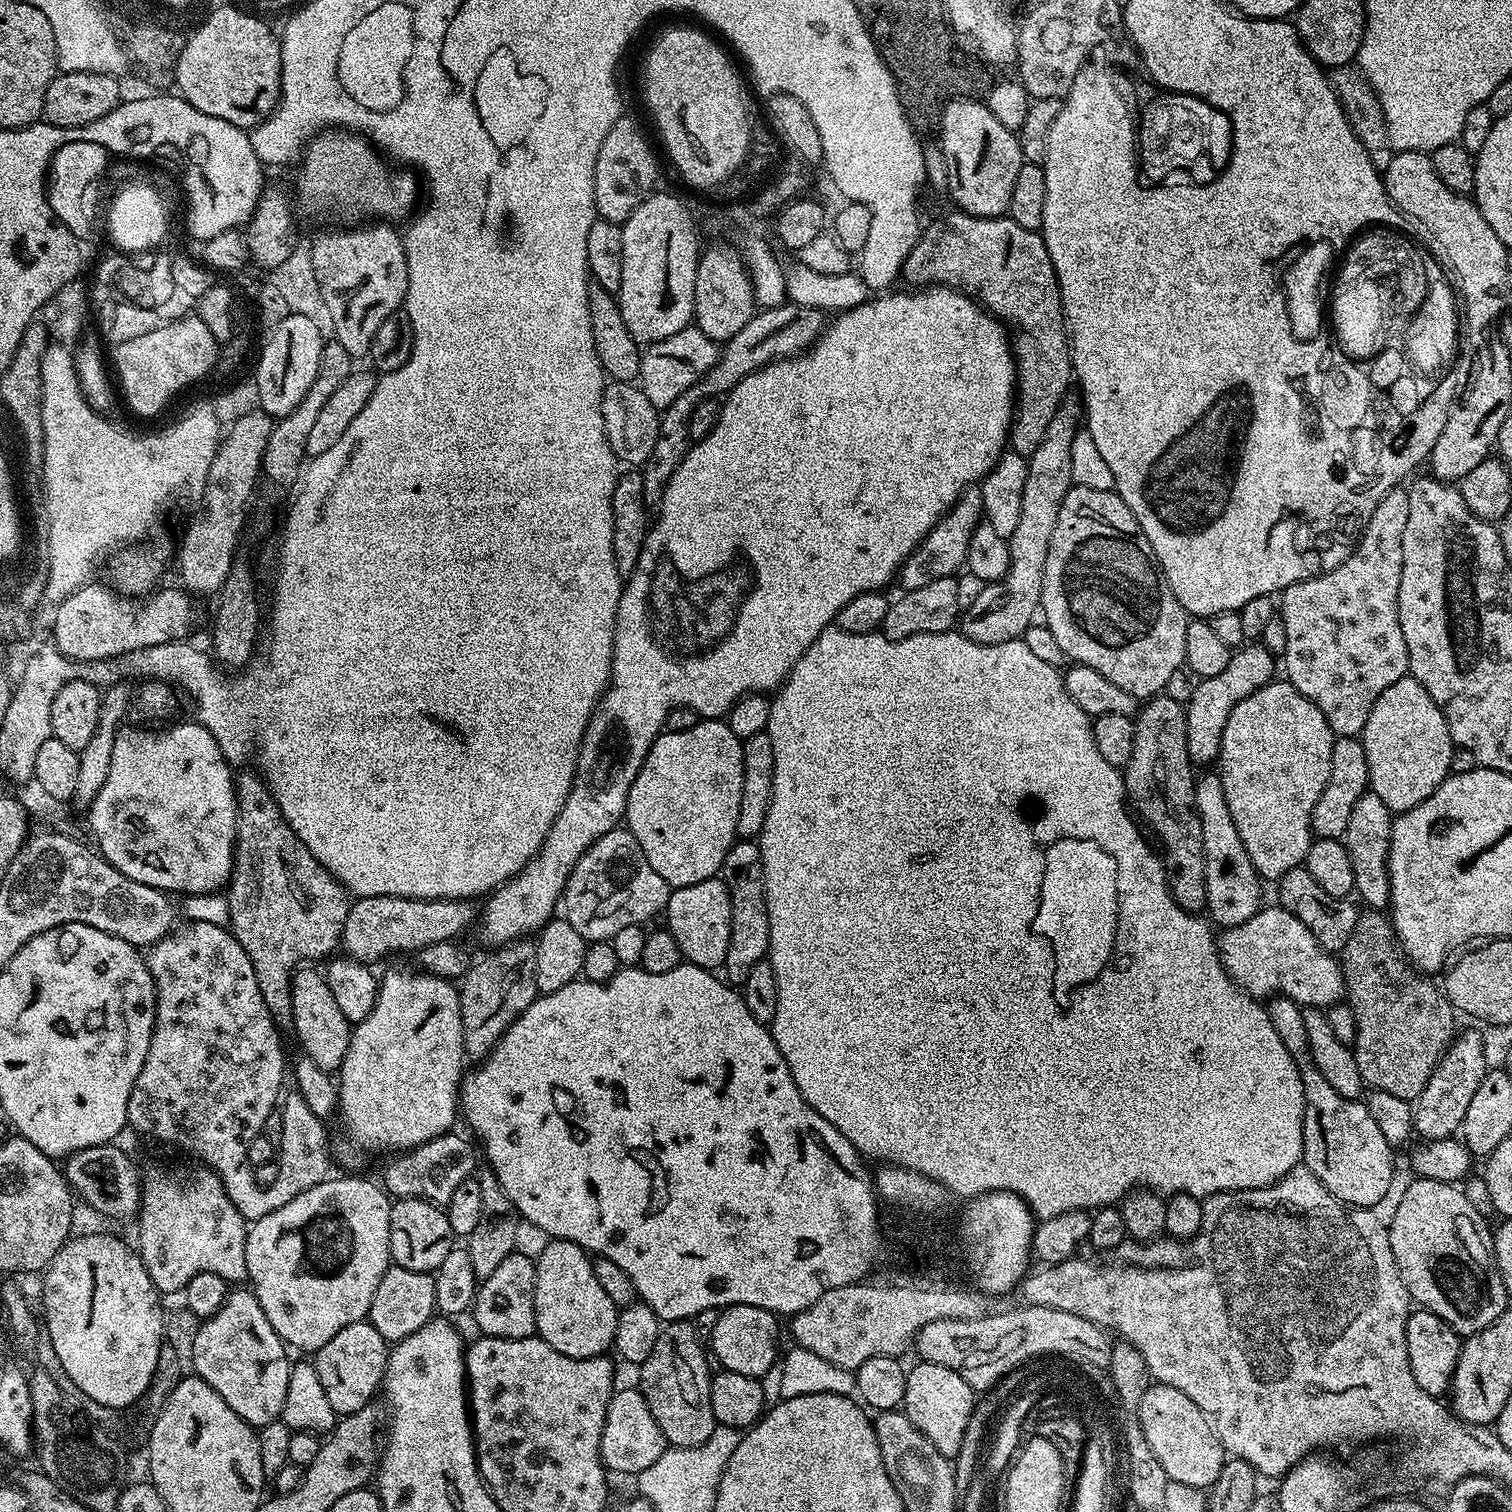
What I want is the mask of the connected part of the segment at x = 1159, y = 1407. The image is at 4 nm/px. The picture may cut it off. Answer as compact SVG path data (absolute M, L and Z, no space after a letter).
M1153 1383L1142 1397L1139 1409L1141 1428L1153 1454L1162 1464L1169 1480L1186 1482L1186 1486L1211 1489L1226 1463L1224 1447L1212 1429L1212 1421L1204 1415L1182 1390Z

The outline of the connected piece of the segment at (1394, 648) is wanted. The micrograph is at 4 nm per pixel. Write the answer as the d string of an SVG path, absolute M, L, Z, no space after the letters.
M1403 487L1392 488L1386 494L1386 498L1382 498L1382 502L1378 502L1374 514L1370 514L1370 518L1366 522L1364 533L1356 541L1352 553L1341 564L1334 566L1334 570L1330 570L1326 574L1303 580L1294 586L1285 588L1278 600L1278 615L1284 619L1286 626L1286 650L1282 657L1283 671L1284 668L1288 671L1286 679L1303 696L1310 698L1310 702L1314 702L1314 706L1318 706L1318 710L1322 710L1326 722L1336 736L1359 737L1366 726L1366 718L1370 718L1370 710L1374 710L1374 702L1378 702L1378 694L1382 694L1382 690L1386 690L1386 686L1394 686L1394 682L1409 675L1406 638L1402 638L1402 626L1398 622L1398 586L1402 578L1402 530L1406 530L1406 517L1408 515L1410 515L1410 498L1407 491Z

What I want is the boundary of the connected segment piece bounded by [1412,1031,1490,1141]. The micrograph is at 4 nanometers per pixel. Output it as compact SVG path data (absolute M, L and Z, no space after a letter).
M1461 1031L1448 1045L1448 1050L1443 1058L1438 1062L1430 1082L1422 1090L1422 1094L1414 1102L1414 1111L1412 1114L1412 1126L1417 1137L1425 1141L1430 1140L1447 1140L1455 1137L1462 1126L1462 1118L1466 1118L1466 1110L1470 1106L1470 1098L1474 1098L1478 1086L1482 1082L1484 1073L1489 1071L1488 1056L1484 1053L1484 1040L1476 1032Z

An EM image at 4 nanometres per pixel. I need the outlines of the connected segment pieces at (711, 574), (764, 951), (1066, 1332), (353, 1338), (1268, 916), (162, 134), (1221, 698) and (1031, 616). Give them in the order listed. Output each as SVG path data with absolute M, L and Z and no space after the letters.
M924 286L919 290L904 290L908 292L896 292L897 290L889 291L887 294L880 294L875 298L869 298L863 304L849 308L846 312L841 312L835 317L836 320L827 325L824 331L820 333L816 343L811 348L800 353L799 356L790 356L787 360L776 360L773 364L767 364L765 368L758 369L757 372L752 372L746 378L742 378L732 387L731 392L723 397L720 404L720 416L716 420L715 426L710 430L710 434L706 434L702 439L695 441L689 447L688 452L682 458L682 462L678 466L678 470L674 470L674 474L668 480L664 492L660 495L658 507L660 513L655 513L654 519L651 521L648 536L644 539L642 546L642 554L638 554L638 562L634 566L634 570L623 581L620 589L620 601L618 602L618 614L616 615L616 629L614 630L614 650L612 651L612 679L608 681L608 688L604 695L600 697L596 711L593 712L590 722L584 731L584 738L580 743L580 753L578 754L578 762L576 763L576 773L574 774L574 782L570 794L566 798L566 802L562 806L562 810L558 814L558 818L554 822L554 826L550 826L548 837L544 840L544 845L540 847L539 852L528 861L528 865L512 877L506 884L500 885L483 901L482 911L478 916L478 928L480 924L480 940L487 946L499 946L502 944L511 944L514 940L531 937L533 934L539 933L540 929L553 919L555 910L561 903L564 895L564 888L568 885L568 879L572 873L572 867L577 864L582 858L582 854L586 854L586 850L598 838L602 838L612 828L617 827L625 819L624 811L626 810L626 802L628 801L628 791L634 782L634 778L638 774L638 770L642 766L642 762L646 758L646 754L650 750L650 746L660 736L660 733L665 731L664 723L666 722L666 714L670 714L670 710L675 708L689 708L694 710L702 718L724 718L727 717L728 711L734 707L738 701L749 694L768 694L773 690L779 689L780 685L787 680L788 675L792 673L792 667L798 662L798 658L802 658L802 654L806 649L812 645L818 638L818 634L822 634L835 621L838 610L842 610L842 606L846 606L846 602L850 602L850 598L854 598L863 592L878 592L887 589L887 584L897 579L900 565L907 560L910 555L920 543L926 538L926 534L931 528L944 517L952 508L957 498L970 487L979 485L983 481L984 476L989 470L998 462L998 458L1009 447L1008 433L1012 430L1012 417L1014 415L1014 397L1016 395L1016 361L1012 359L1012 346L1008 338L1008 333L1003 324L992 315L991 312L985 310L981 305L977 304L975 299L970 296L965 296L964 293L956 291L954 288L947 286Z
M740 838L730 846L724 859L722 879L724 885L728 887L732 911L730 946L726 946L722 972L727 983L740 986L743 985L746 974L750 974L750 970L754 970L754 966L758 966L758 962L762 962L767 957L770 942L770 918L766 910L764 867L760 846L755 839Z
M1033 1304L1019 1307L1009 1312L993 1311L973 1320L930 1322L916 1336L914 1352L925 1364L954 1370L974 1390L991 1389L1013 1369L1019 1369L1023 1360L1032 1360L1035 1356L1063 1358L1103 1370L1109 1367L1113 1347L1108 1344L1110 1338L1105 1329L1066 1310Z
M367 1322L351 1324L346 1330L338 1330L326 1346L319 1348L314 1354L314 1363L318 1370L318 1379L322 1381L322 1390L326 1390L326 1398L330 1406L334 1406L337 1417L349 1416L362 1406L373 1403L372 1395L381 1391L384 1382L384 1371L388 1365L389 1341L374 1330Z
M1273 906L1273 908L1261 907L1254 918L1250 918L1233 928L1223 929L1218 936L1218 947L1220 961L1224 963L1228 977L1249 996L1271 998L1282 995L1290 998L1295 1004L1325 1010L1345 999L1344 972L1340 969L1339 959L1333 953L1327 952L1316 941L1314 934L1306 926L1306 922L1302 922L1288 908L1279 906Z
M152 94L156 96L140 96L137 100L125 99L123 102L117 104L114 110L110 110L110 114L106 114L102 118L98 118L98 122L90 122L86 126L82 126L78 130L85 133L86 136L83 141L98 142L102 148L105 149L109 154L115 154L120 158L136 158L141 152L144 156L152 156L156 152L156 148L164 148L164 152L168 156L177 156L180 159L180 164L184 167L184 186L182 182L182 192L188 195L188 232L196 239L196 242L203 242L214 238L218 234L223 232L231 232L239 229L241 226L247 225L248 221L252 218L252 211L256 208L258 198L265 191L266 183L264 184L264 172L265 169L262 167L259 158L254 154L252 149L251 139L244 138L241 144L235 144L232 140L224 140L224 132L226 132L226 125L222 122L222 118L214 118L210 114L202 114L202 110L198 110L192 105L191 102L185 100L183 96L179 94L173 94L173 96L164 96L168 94Z
M1252 642L1239 650L1233 651L1230 662L1222 674L1203 677L1200 684L1192 692L1192 697L1186 700L1184 717L1186 718L1186 750L1193 765L1208 764L1217 759L1220 754L1222 730L1226 730L1226 718L1230 718L1230 710L1242 698L1254 694L1262 686L1271 684L1278 672L1278 660L1272 651L1263 643Z
M1071 398L1065 399L1060 409L1050 418L1050 426L1046 426L1046 435L1038 442L1038 450L1027 457L1026 487L1022 489L1022 518L1018 518L1018 527L1014 534L1006 538L1008 546L1008 570L1002 582L988 582L972 600L972 605L963 609L958 621L958 630L966 638L979 644L1001 644L1023 637L1023 634L1034 624L1038 616L1040 595L1042 594L1042 578L1046 570L1046 553L1050 550L1050 538L1054 538L1054 522L1058 522L1058 510L1066 498L1066 494L1074 487L1070 474L1070 446L1074 446L1074 438L1082 424L1082 408Z

